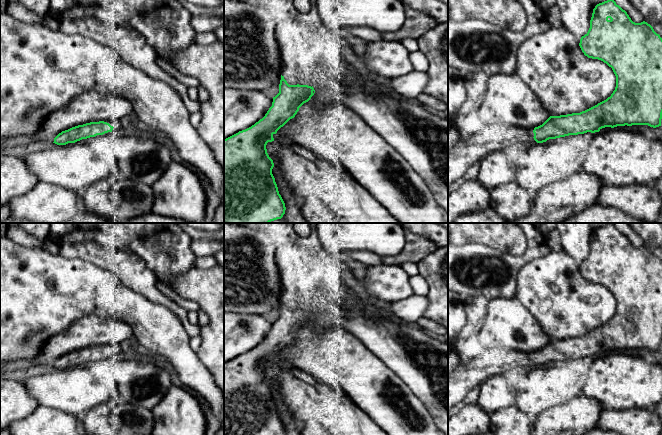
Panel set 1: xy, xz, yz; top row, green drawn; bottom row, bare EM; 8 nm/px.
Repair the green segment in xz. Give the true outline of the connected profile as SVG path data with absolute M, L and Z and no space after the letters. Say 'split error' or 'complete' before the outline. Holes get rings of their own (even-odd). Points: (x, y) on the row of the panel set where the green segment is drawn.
complete | M281 75L279 93L273 97L272 106L265 116L251 127L224 139L224 223L270 223L283 217L286 207L272 174L274 163L267 153L266 145L274 141L273 135L295 117L299 108L308 102L314 93L313 86L289 85Z

